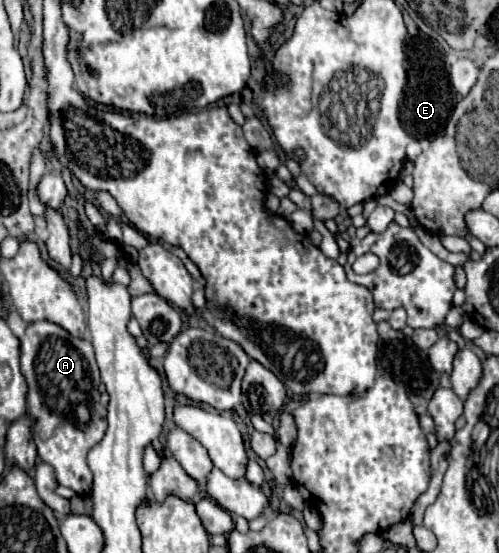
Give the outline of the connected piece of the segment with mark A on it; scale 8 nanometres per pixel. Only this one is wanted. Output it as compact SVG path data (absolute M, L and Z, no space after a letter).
M40 320L34 324L28 324L26 336L20 344L20 368L28 384L28 396L26 396L26 412L36 420L34 426L34 442L38 446L38 456L50 464L56 472L56 480L60 486L68 486L76 490L82 498L90 496L92 492L92 474L86 464L86 454L90 448L94 448L106 430L106 406L100 404L98 384L100 384L100 372L94 358L94 350L88 338L72 338L64 328Z

